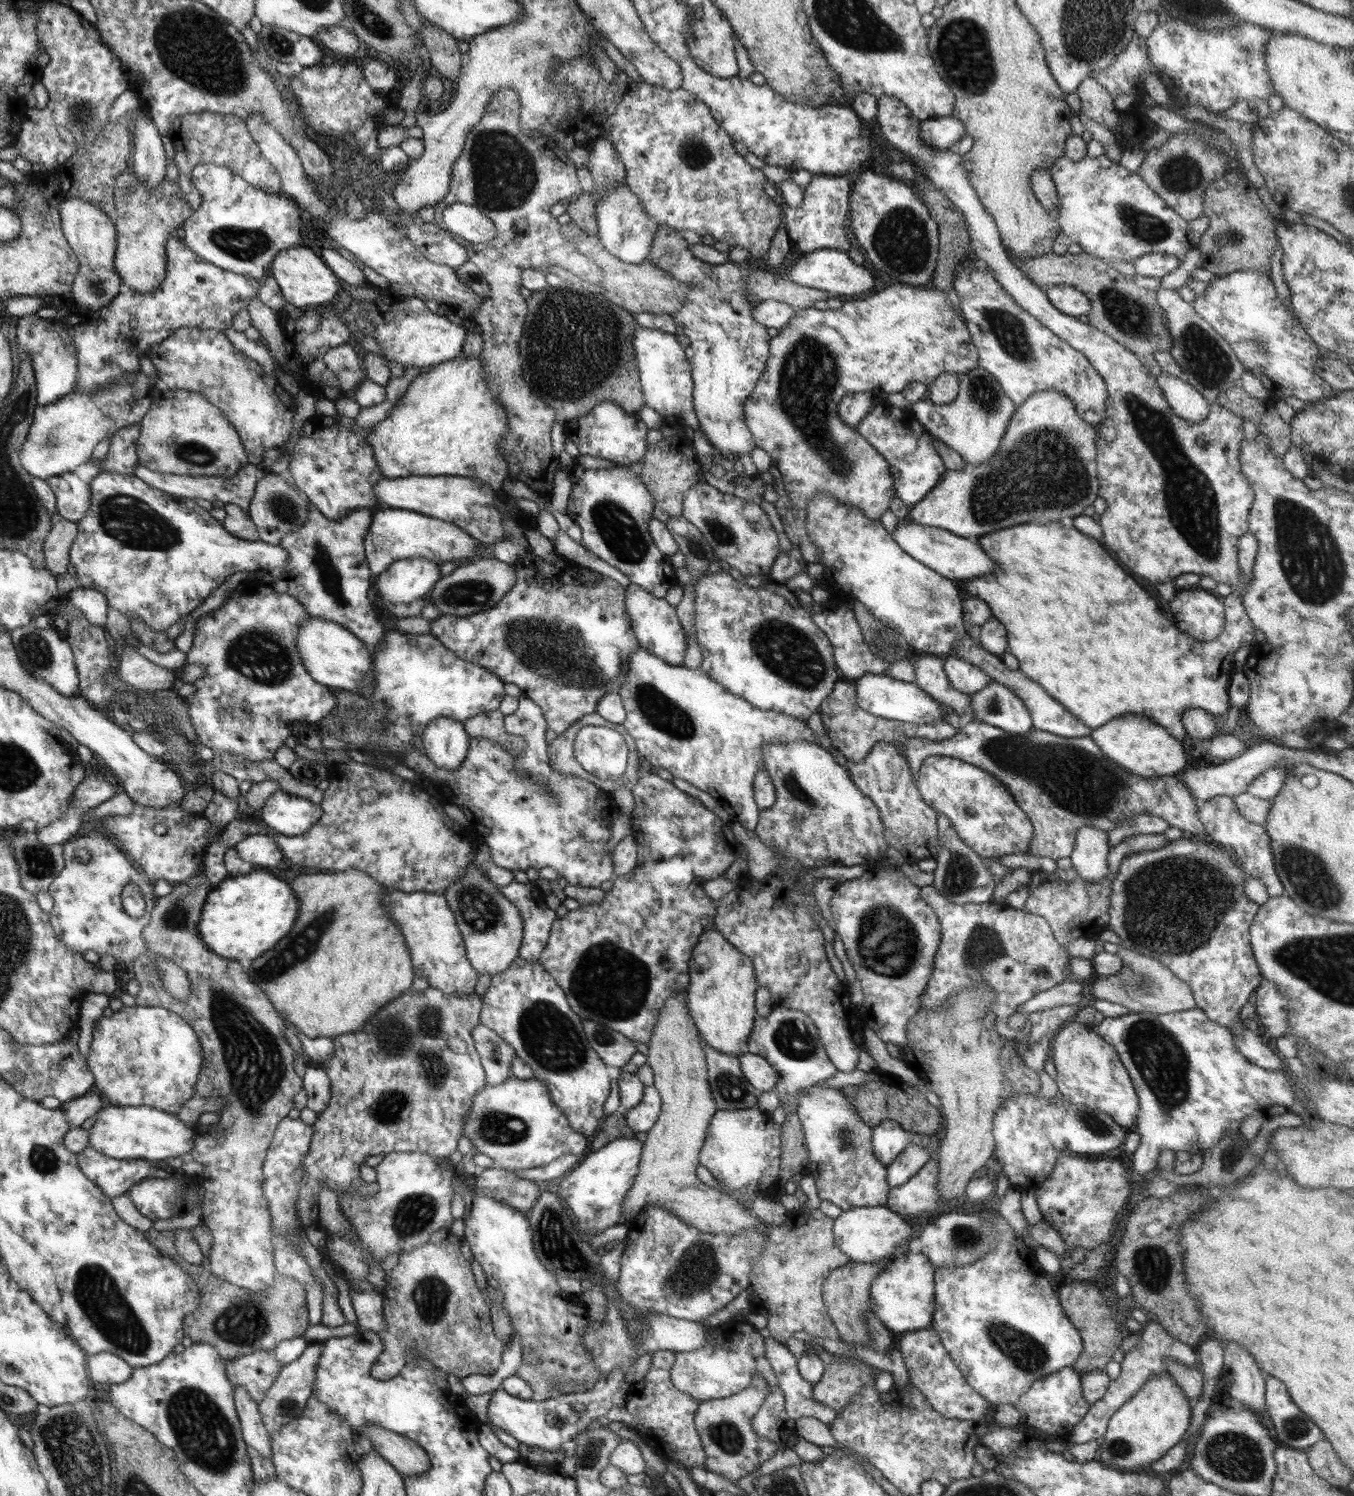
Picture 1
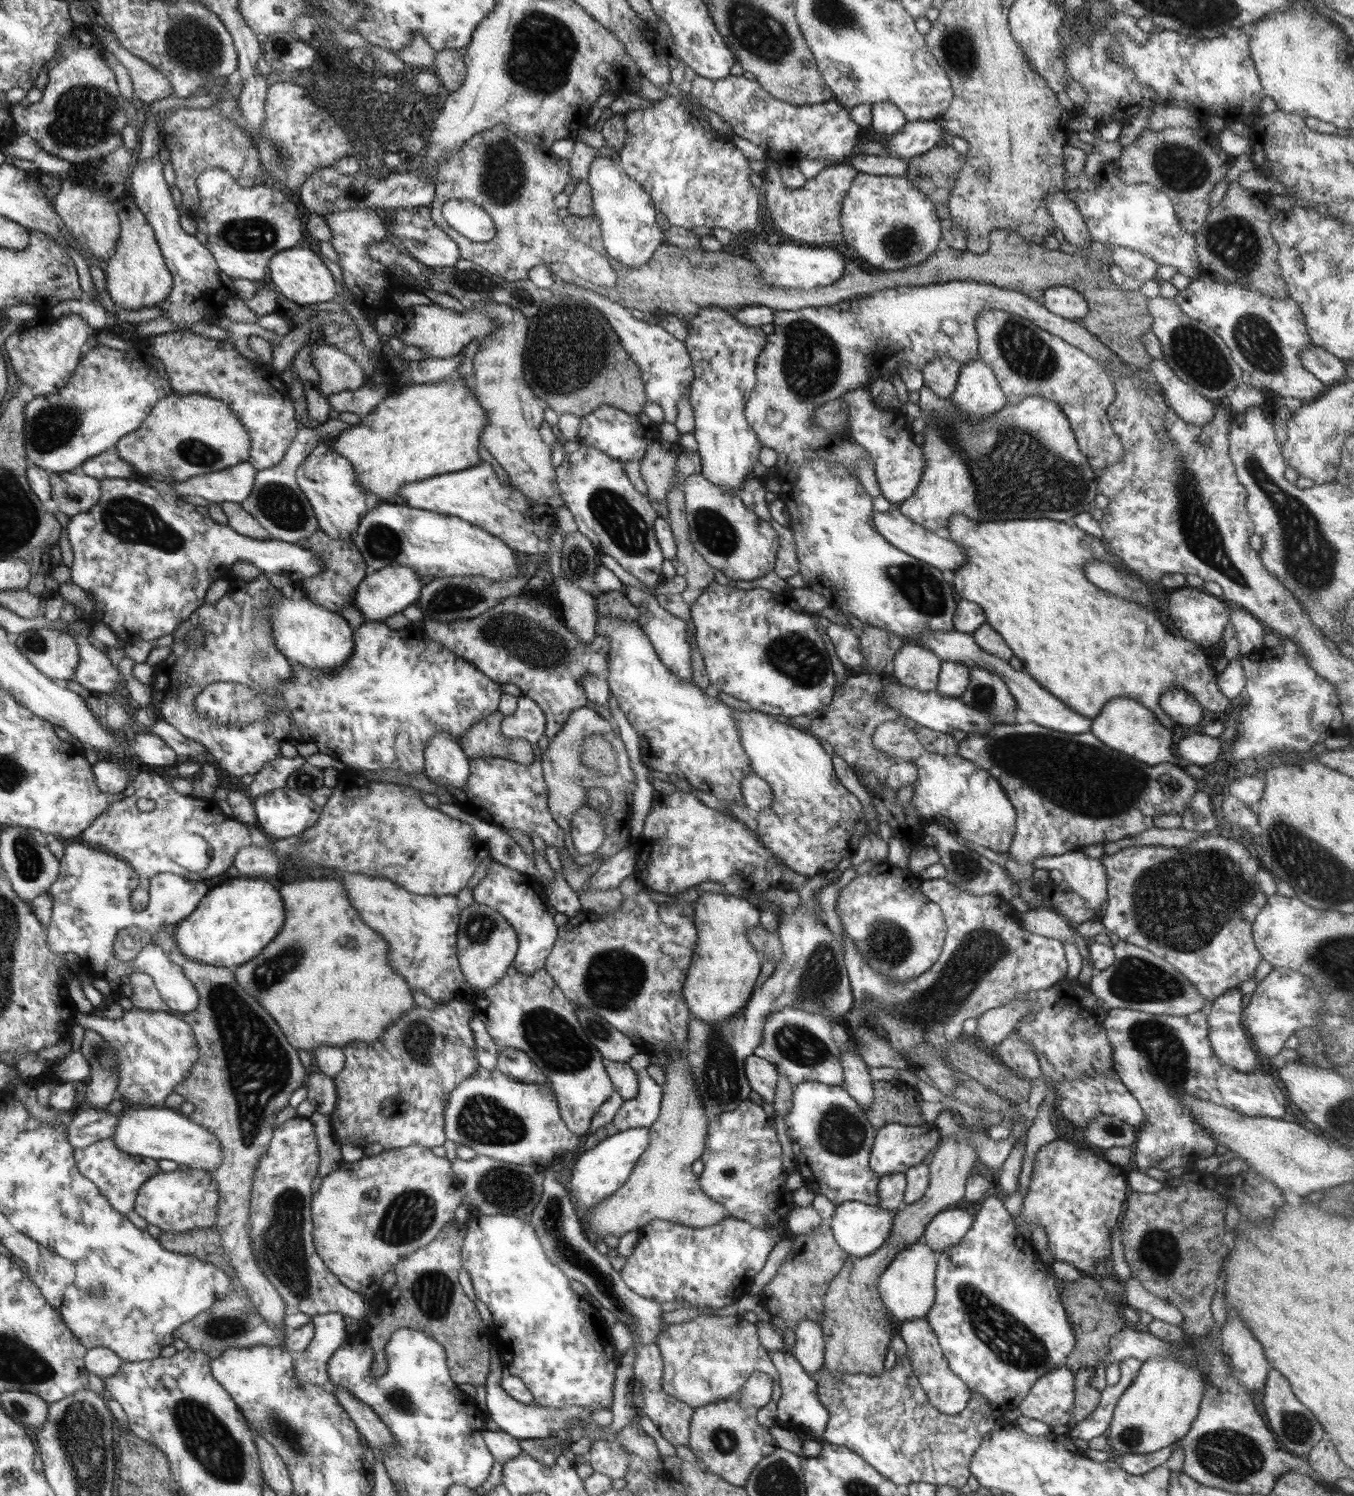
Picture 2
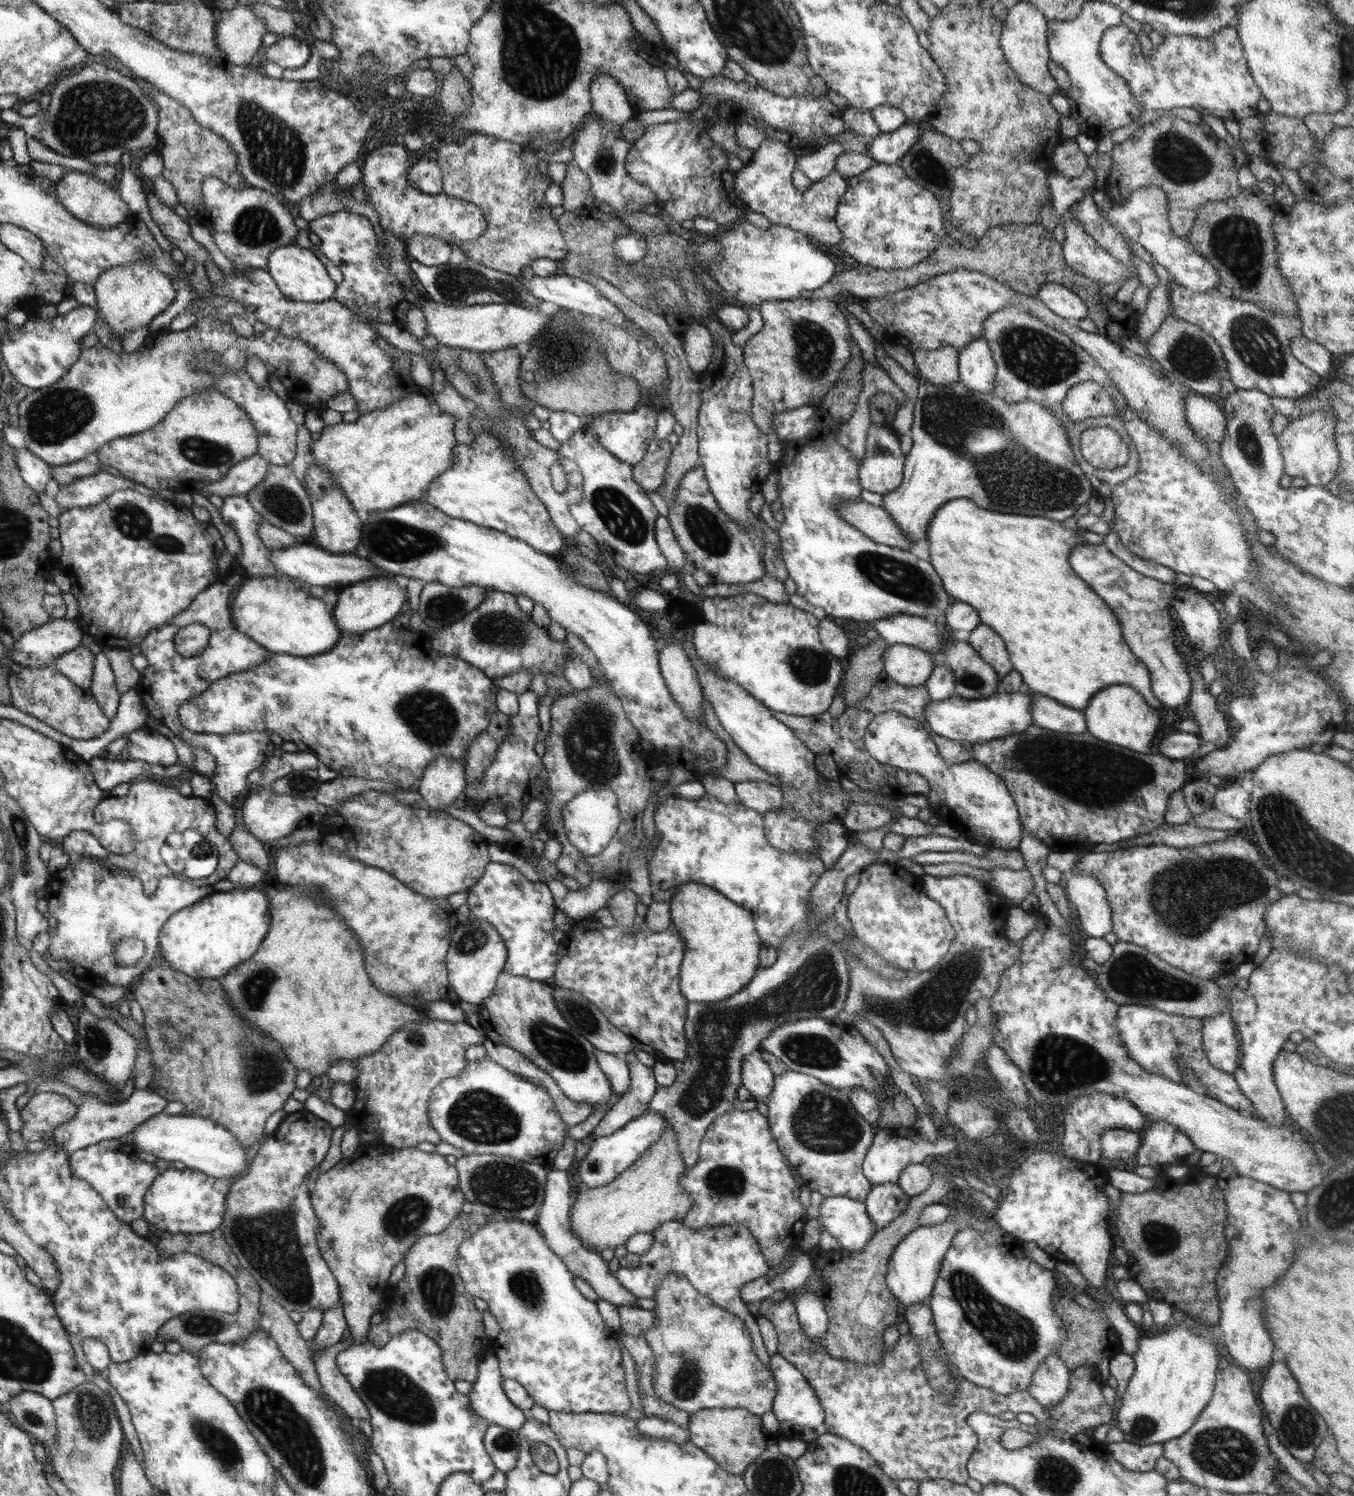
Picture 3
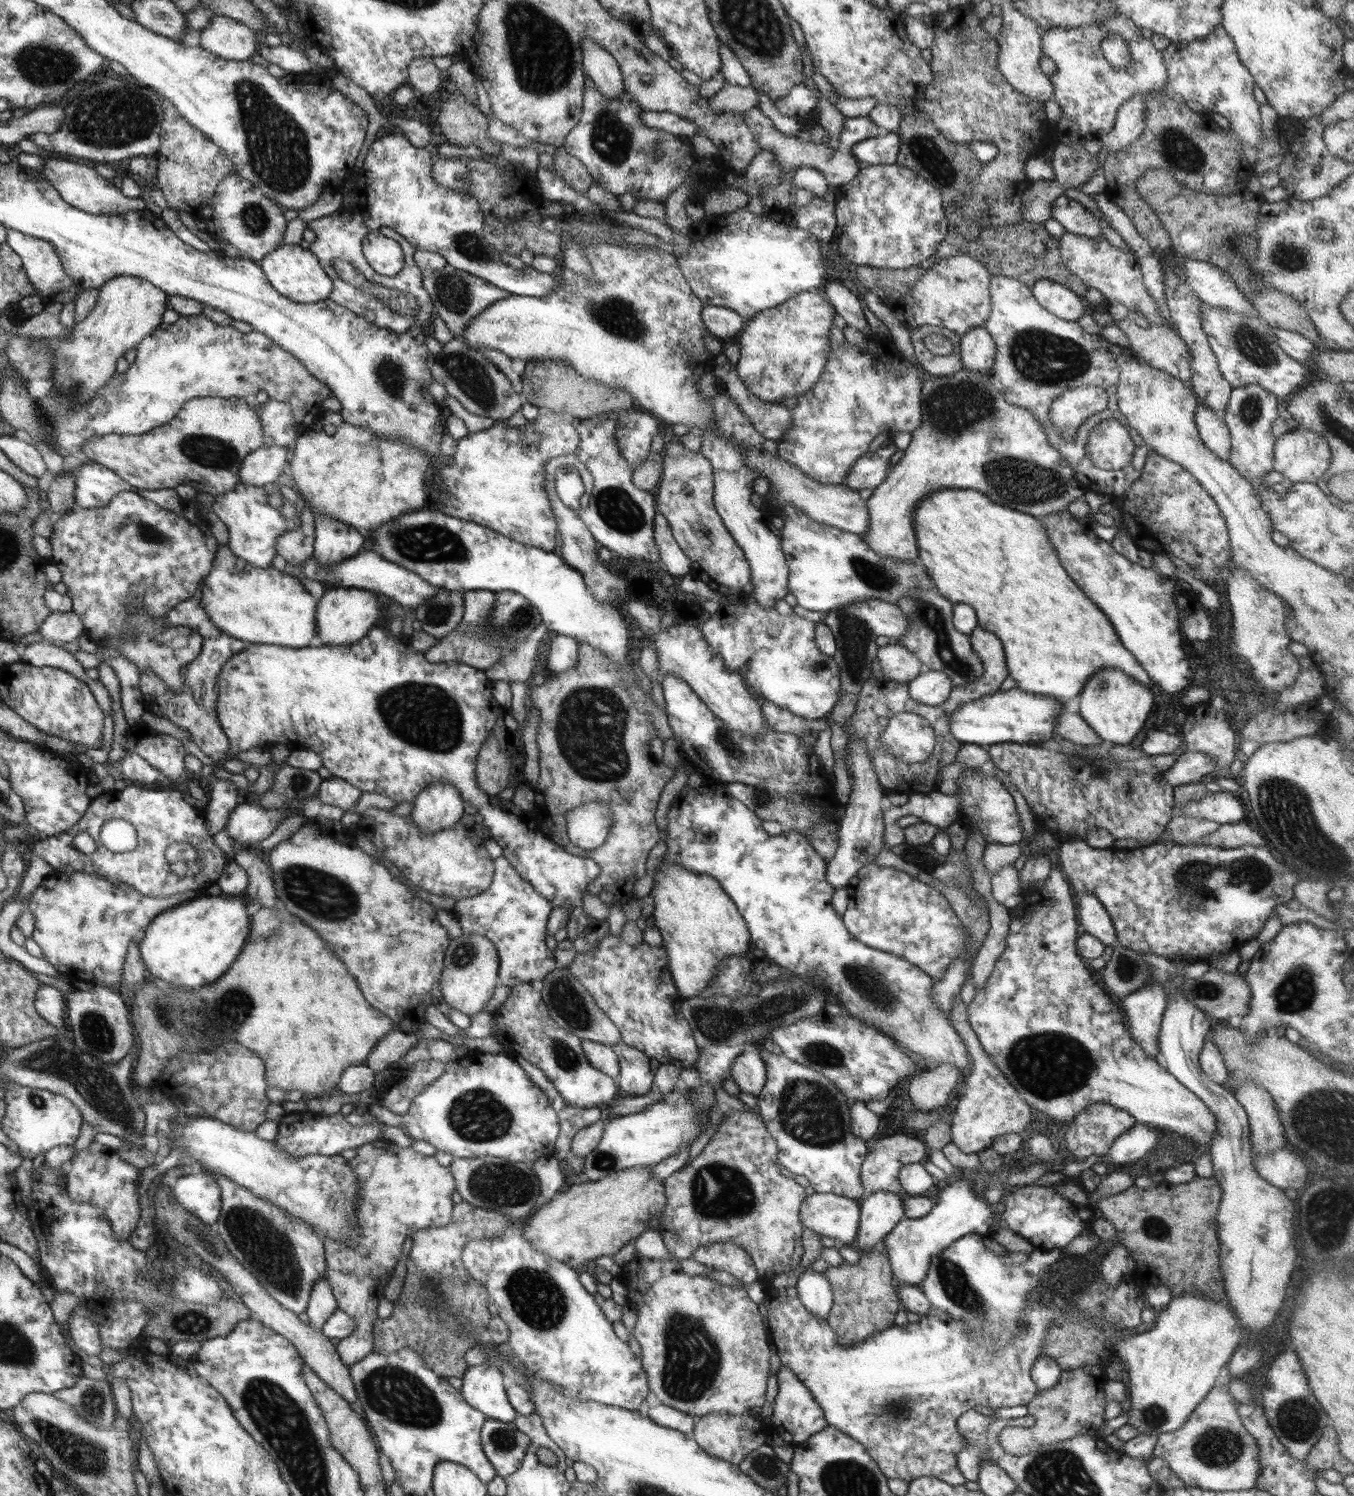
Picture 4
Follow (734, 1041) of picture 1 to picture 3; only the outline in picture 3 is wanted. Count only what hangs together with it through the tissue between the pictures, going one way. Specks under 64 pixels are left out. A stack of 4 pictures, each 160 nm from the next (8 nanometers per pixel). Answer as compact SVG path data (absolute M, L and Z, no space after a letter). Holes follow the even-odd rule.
M686 881L670 900L671 924L684 939L679 987L690 1003L715 1003L740 992L759 968L760 937L754 918L708 885Z

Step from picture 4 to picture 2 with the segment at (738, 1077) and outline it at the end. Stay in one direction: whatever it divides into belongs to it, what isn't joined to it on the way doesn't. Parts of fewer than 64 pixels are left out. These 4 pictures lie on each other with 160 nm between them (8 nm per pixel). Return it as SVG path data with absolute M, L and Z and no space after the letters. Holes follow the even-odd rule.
M750 1055L744 1067L751 1090L757 1092L764 1101L773 1104L779 1075L777 1065L760 1056Z

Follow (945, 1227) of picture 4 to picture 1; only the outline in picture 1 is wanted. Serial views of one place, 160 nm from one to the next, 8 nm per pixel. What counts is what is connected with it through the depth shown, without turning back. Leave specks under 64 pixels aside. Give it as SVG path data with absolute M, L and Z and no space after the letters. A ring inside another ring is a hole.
M906 1251L898 1255L872 1281L870 1300L874 1314L893 1333L902 1334L928 1328L936 1308L935 1266L922 1252Z

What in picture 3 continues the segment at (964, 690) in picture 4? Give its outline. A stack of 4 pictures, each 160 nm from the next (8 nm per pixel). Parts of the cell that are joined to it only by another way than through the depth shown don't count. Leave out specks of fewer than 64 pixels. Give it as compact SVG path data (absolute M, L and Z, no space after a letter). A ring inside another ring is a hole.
M980 623L971 631L968 642L974 647L980 658L983 658L997 672L1000 680L1012 672L1013 666L1005 642L987 624Z

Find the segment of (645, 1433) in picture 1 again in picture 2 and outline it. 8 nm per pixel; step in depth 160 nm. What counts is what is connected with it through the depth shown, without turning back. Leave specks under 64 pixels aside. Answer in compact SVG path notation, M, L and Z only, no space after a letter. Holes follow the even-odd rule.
M655 1342L644 1343L635 1348L633 1370L631 1400L634 1408L648 1416L654 1425L659 1428L662 1437L670 1442L672 1446L690 1448L690 1420L694 1415L695 1409L680 1400L676 1400L674 1396L670 1396L664 1391L662 1387L663 1358Z

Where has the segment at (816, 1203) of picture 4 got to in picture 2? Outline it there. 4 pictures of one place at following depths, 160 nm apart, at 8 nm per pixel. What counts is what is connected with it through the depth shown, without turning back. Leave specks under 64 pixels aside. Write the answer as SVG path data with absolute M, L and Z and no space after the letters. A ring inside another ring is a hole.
M849 1200L837 1205L834 1214L828 1221L828 1225L832 1229L838 1246L849 1255L870 1256L888 1238L893 1225L893 1215L892 1212L880 1208L877 1204L871 1205Z

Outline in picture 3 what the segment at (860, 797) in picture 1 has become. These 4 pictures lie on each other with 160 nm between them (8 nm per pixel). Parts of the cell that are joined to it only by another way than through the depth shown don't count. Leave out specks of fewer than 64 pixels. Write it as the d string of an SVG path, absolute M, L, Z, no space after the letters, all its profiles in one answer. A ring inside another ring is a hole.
M693 641L681 642L686 656L696 669L699 683L702 686L703 698L710 703L717 719L725 728L736 746L757 764L762 770L776 776L786 784L792 784L792 789L786 785L779 786L783 790L783 806L763 814L763 829L768 842L779 851L796 851L801 855L817 855L817 840L815 828L828 819L843 818L847 802L852 800L851 793L819 792L818 784L827 780L820 774L814 764L814 754L781 720L774 718L773 710L766 708L754 696L750 696L742 686L733 680L724 678L697 655Z

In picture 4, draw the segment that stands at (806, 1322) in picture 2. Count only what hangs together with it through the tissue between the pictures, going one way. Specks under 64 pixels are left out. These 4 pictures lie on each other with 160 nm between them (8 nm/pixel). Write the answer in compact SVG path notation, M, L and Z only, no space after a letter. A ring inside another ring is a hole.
M806 1267L798 1277L795 1287L802 1304L813 1315L826 1319L834 1304L834 1297L830 1281L824 1273Z

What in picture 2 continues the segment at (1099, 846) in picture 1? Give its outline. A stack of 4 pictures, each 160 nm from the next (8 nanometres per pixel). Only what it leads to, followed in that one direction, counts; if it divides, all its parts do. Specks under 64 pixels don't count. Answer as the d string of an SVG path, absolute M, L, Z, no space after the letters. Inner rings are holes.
M1074 851L1063 854L1062 856L1038 856L1033 860L1034 868L1060 870L1064 876L1064 881L1072 889L1072 891L1078 893L1080 897L1086 901L1088 909L1094 909L1096 916L1092 921L1100 921L1103 912L1100 907L1107 903L1107 876L1104 866L1102 866L1101 859L1090 858L1083 854L1083 851Z

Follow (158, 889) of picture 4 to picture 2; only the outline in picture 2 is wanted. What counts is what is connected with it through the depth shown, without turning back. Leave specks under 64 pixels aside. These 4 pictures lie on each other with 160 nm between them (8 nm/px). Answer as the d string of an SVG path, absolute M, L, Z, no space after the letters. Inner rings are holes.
M145 768L132 777L131 783L135 787L134 794L108 807L92 826L81 832L80 840L120 857L138 871L139 885L130 897L134 910L144 910L148 906L149 880L154 874L172 872L172 874L178 874L191 881L204 881L221 873L226 874L236 863L237 855L246 847L269 848L282 856L295 854L303 843L301 835L272 839L258 826L249 828L240 824L240 821L236 822L236 819L228 820L222 812L218 812L218 804L213 798L202 800L179 793L177 789L171 787L166 778L149 774ZM140 798L154 800L155 808L149 812L140 811L136 807L136 801ZM184 831L199 834L209 844L210 864L202 872L188 872L166 856L165 850L169 842Z

